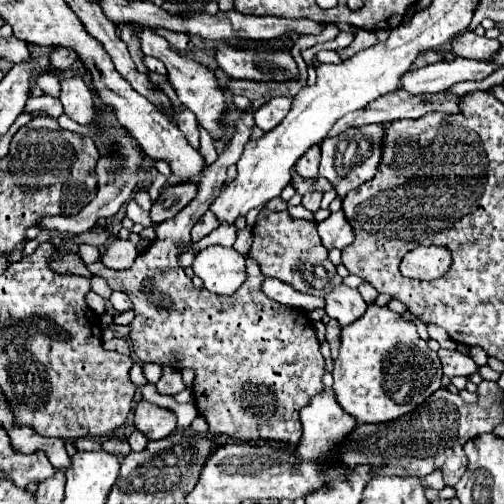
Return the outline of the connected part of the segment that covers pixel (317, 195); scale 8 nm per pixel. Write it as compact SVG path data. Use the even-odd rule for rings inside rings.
M312 191L312 193L306 193L302 197L302 205L314 213L320 207L320 199L322 199L322 193L320 191Z

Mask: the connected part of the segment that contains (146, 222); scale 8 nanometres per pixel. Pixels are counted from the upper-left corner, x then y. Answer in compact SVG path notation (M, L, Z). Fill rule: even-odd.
M134 201L128 203L126 215L128 215L134 223L140 223L142 227L154 227L154 223L152 223L152 219L150 219L150 213L144 211L144 209L142 209L138 203L134 203Z

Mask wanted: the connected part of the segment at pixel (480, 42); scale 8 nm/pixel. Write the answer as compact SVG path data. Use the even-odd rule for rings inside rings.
M472 31L462 33L462 37L456 37L452 41L452 51L456 55L462 55L466 59L476 59L476 61L492 61L492 57L500 51L500 41L498 39L488 39L488 37L478 37Z

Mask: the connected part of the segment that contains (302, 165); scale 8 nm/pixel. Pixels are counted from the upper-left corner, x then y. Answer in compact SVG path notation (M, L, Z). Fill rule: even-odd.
M312 145L298 161L296 161L296 173L304 179L318 177L318 161L320 161L320 147Z

